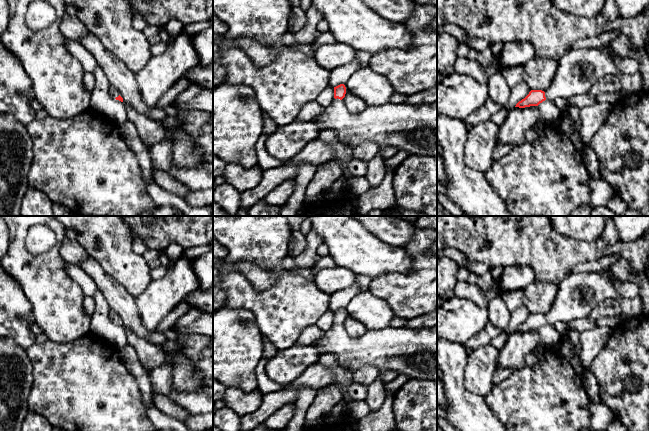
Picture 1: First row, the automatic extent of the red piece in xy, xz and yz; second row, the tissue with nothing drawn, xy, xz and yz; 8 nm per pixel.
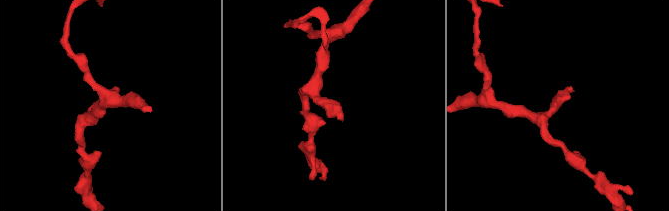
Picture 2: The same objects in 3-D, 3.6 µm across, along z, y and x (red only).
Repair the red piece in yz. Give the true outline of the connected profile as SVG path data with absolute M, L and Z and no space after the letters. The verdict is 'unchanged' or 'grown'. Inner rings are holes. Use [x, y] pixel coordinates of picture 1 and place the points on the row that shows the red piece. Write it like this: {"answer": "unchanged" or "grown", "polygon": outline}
{"answer": "grown", "polygon": "M597 48L570 49L559 59L554 80L549 88L545 92L542 90L531 90L515 107L538 106L546 99L554 100L557 97L561 97L568 100L571 96L577 94L590 93L592 86L606 75L621 75L614 59L610 56Z"}

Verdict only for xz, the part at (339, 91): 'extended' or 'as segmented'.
extended

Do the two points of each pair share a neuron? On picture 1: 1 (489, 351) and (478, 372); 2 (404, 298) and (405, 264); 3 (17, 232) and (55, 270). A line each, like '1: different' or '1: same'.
1: same
2: different
3: same

